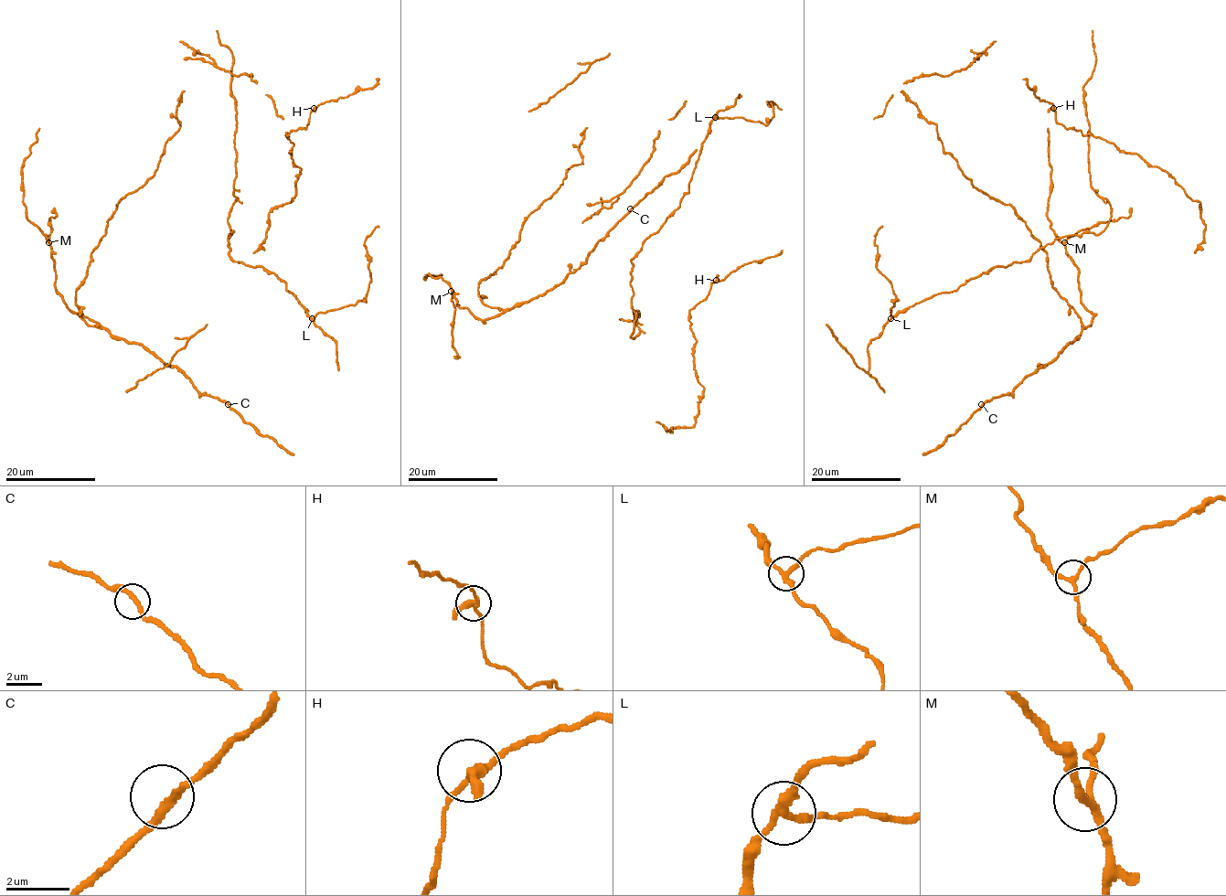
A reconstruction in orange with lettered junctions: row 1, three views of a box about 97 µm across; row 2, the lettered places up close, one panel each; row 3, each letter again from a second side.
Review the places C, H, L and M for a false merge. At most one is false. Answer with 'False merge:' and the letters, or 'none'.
False merge: L

